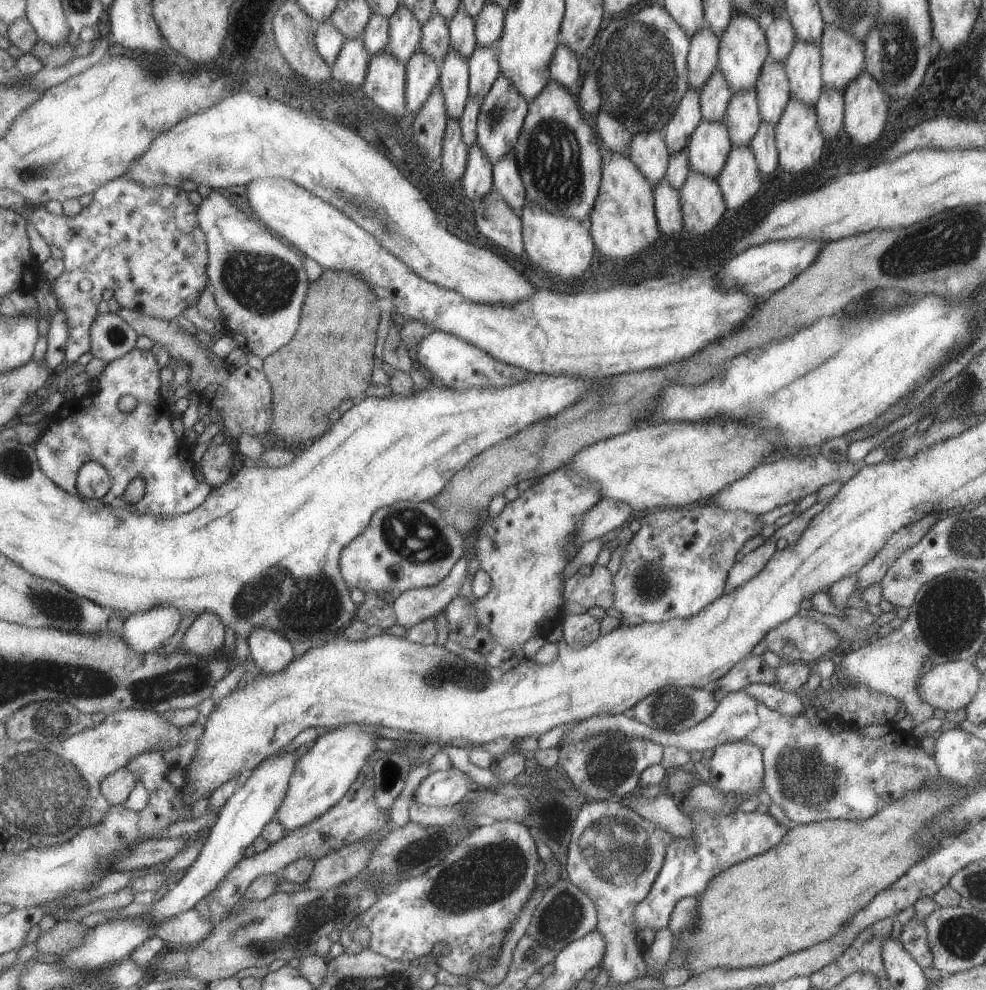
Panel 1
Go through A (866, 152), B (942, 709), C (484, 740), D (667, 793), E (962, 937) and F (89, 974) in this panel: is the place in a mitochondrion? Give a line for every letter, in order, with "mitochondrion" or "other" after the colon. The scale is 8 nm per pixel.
A: other
B: other
C: other
D: other
E: mitochondrion
F: other

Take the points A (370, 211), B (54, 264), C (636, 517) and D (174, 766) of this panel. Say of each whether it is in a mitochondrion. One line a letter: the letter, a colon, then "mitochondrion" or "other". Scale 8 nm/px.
A: mitochondrion
B: other
C: other
D: other

